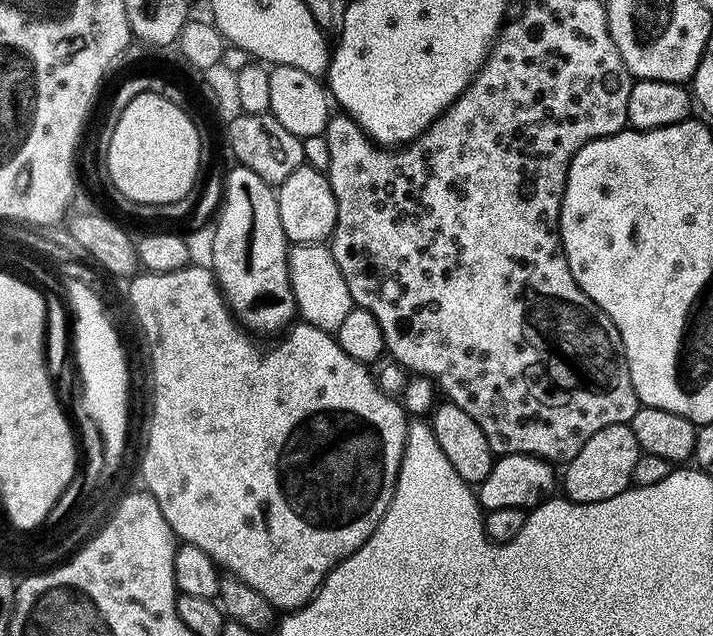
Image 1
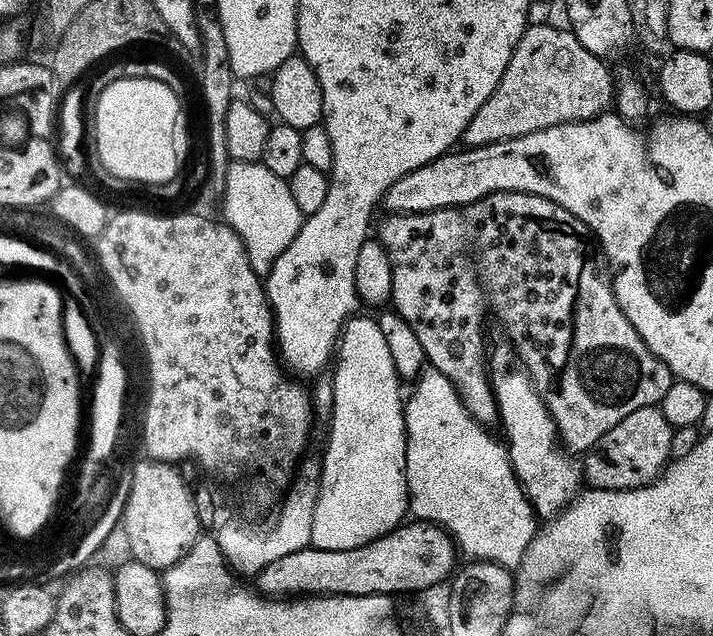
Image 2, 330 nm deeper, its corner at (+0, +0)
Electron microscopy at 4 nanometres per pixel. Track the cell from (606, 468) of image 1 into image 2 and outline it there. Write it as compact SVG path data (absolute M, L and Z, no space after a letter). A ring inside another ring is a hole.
M659 407L643 408L634 410L634 414L626 414L626 418L622 418L622 422L614 426L614 430L606 430L606 434L602 434L600 441L583 457L582 470L587 483L589 480L592 488L615 492L653 484L664 475L673 459L673 431L672 424L666 422Z

